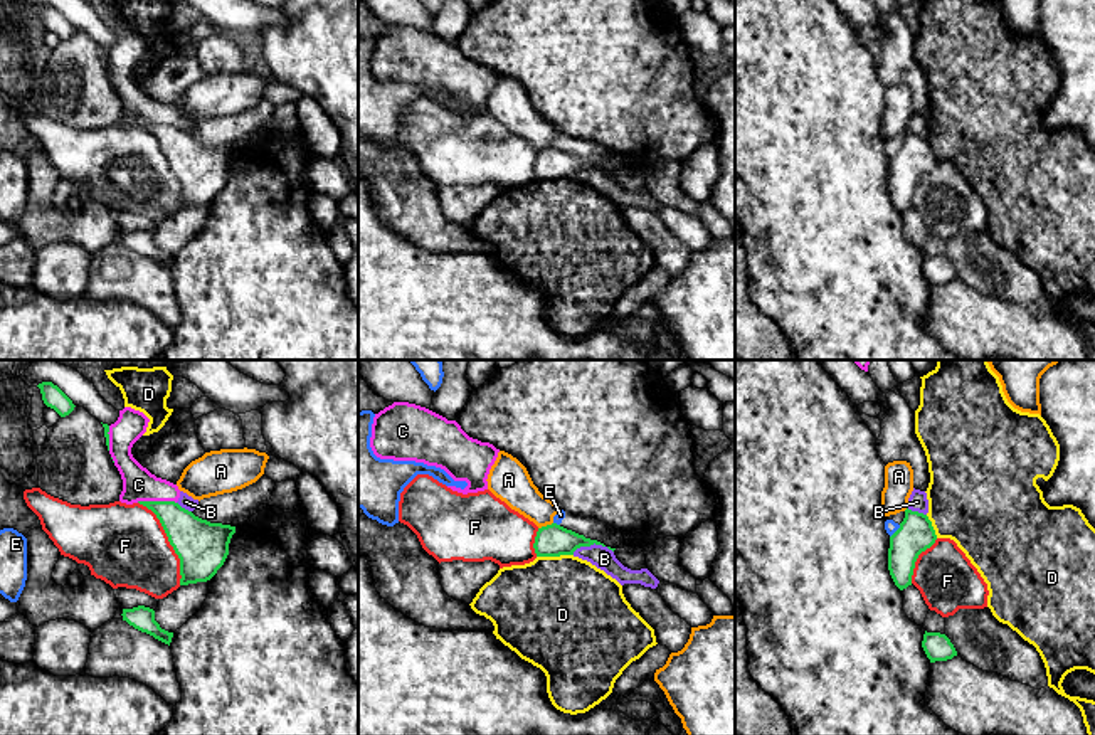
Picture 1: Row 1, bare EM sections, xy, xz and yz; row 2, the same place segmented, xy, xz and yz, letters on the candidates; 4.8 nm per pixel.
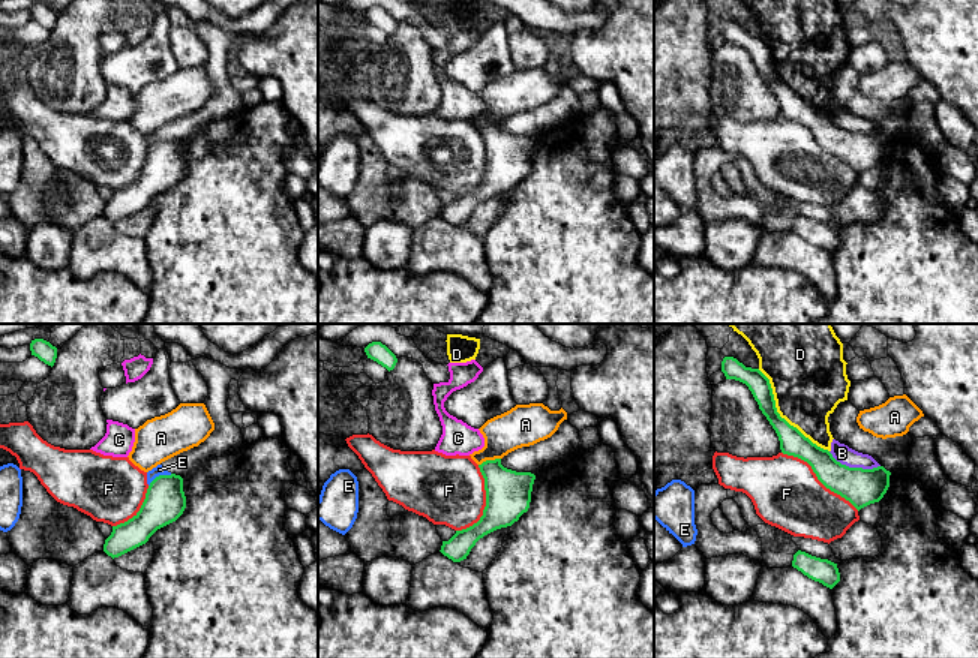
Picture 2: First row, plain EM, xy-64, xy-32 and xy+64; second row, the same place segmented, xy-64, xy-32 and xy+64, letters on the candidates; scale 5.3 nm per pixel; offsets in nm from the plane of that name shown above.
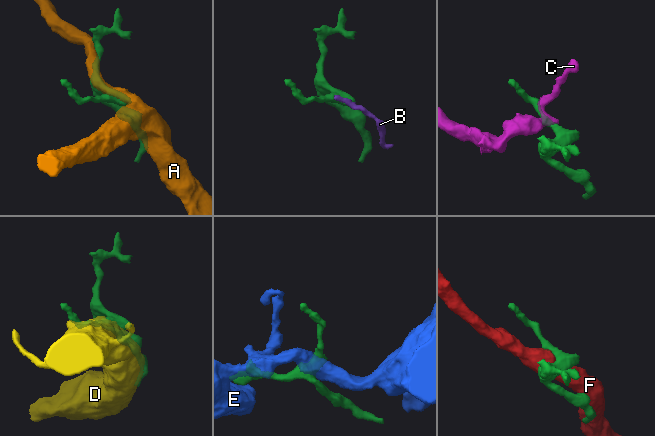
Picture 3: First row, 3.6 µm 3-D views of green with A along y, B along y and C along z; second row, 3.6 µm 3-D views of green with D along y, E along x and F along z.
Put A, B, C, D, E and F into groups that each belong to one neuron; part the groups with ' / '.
A / B C / D / E / F

